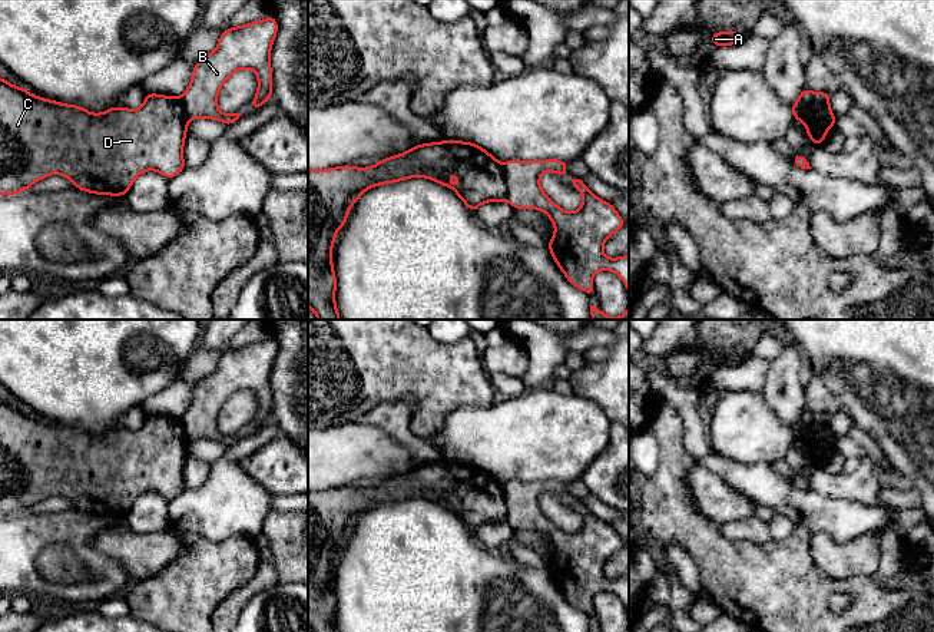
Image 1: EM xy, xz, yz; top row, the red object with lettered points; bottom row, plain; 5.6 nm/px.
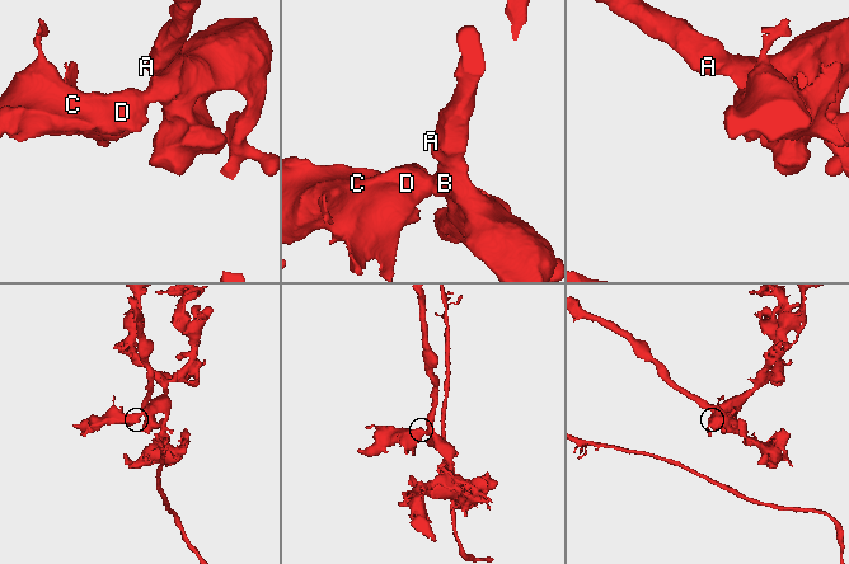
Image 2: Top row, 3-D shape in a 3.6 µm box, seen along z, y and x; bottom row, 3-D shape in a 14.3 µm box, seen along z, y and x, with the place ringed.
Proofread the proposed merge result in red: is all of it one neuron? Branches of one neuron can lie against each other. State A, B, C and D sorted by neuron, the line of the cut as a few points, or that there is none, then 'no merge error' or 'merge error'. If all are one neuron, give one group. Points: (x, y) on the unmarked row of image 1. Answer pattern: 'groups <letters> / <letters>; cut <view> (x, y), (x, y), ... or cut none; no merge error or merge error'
groups A B / C D; cut xz (502, 485), (506, 520); merge error

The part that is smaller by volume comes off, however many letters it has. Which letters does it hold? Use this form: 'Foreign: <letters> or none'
Foreign: C, D

